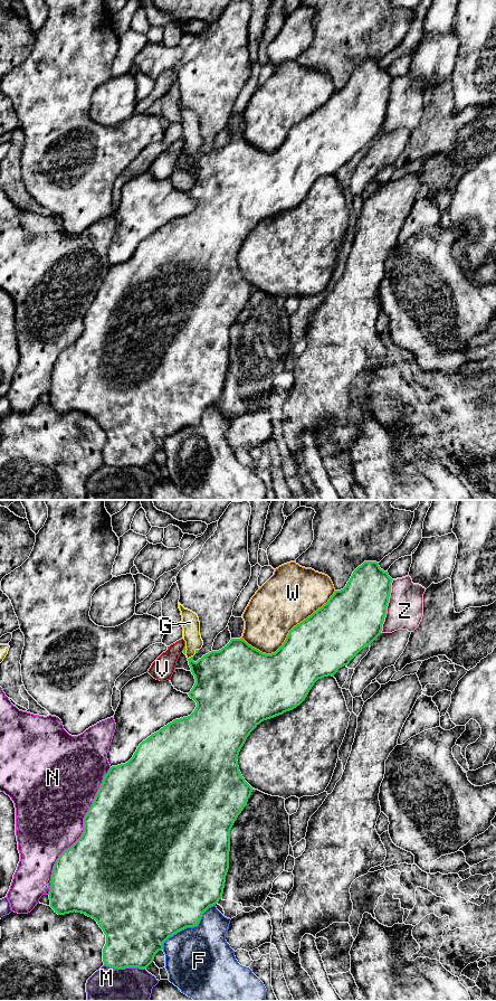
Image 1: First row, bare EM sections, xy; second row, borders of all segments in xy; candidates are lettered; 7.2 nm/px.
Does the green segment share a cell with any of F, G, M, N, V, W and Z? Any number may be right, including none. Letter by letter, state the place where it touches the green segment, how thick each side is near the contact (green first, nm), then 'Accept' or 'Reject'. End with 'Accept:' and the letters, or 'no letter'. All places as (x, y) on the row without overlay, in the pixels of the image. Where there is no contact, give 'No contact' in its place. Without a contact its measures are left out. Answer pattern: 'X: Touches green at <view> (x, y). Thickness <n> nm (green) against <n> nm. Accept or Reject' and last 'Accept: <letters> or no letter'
F: Touches green at xy (188, 425). Thickness 500 nm (green) against 460 nm. Reject
G: Touches green at xy (191, 156). Thickness 360 nm (green) against 130 nm. Accept
M: Touches green at xy (124, 466). Thickness 400 nm (green) against 440 nm. Reject
N: Touches green at xy (84, 330). Thickness 500 nm (green) against 460 nm. Reject
V: Touches green at xy (184, 147). Thickness 20 nm (green) against 160 nm. Reject
W: Touches green at xy (288, 133). Thickness 440 nm (green) against 380 nm. Reject
Z: Touches green at xy (387, 104). Thickness 420 nm (green) against 260 nm. Reject
Accept: G

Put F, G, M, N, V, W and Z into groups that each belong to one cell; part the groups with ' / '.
F / G / M / N / V / W / Z

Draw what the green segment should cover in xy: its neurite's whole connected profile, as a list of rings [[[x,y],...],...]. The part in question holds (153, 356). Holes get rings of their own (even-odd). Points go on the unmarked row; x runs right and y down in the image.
[[[364,60],[353,70],[346,85],[341,89],[335,89],[326,103],[294,125],[289,130],[283,144],[271,153],[260,151],[240,136],[231,138],[221,149],[211,150],[194,161],[193,154],[198,152],[203,144],[200,134],[199,116],[195,112],[184,107],[183,104],[179,102],[182,114],[182,120],[180,122],[183,126],[183,139],[185,140],[183,152],[188,157],[191,171],[195,178],[195,182],[188,193],[197,201],[197,206],[190,215],[173,219],[143,239],[127,262],[109,267],[108,272],[104,275],[92,305],[84,317],[84,331],[82,336],[59,355],[51,374],[49,390],[50,406],[58,414],[76,410],[85,413],[97,421],[106,434],[106,443],[103,447],[104,464],[114,468],[146,468],[153,461],[155,453],[163,448],[163,442],[169,436],[187,426],[198,425],[202,413],[222,397],[226,375],[229,368],[230,329],[238,314],[247,304],[248,298],[254,289],[245,280],[239,270],[237,258],[241,246],[250,232],[261,220],[283,214],[299,205],[318,178],[328,174],[334,176],[340,167],[347,164],[363,147],[370,144],[381,133],[392,79],[388,70],[380,67],[379,62]]]

